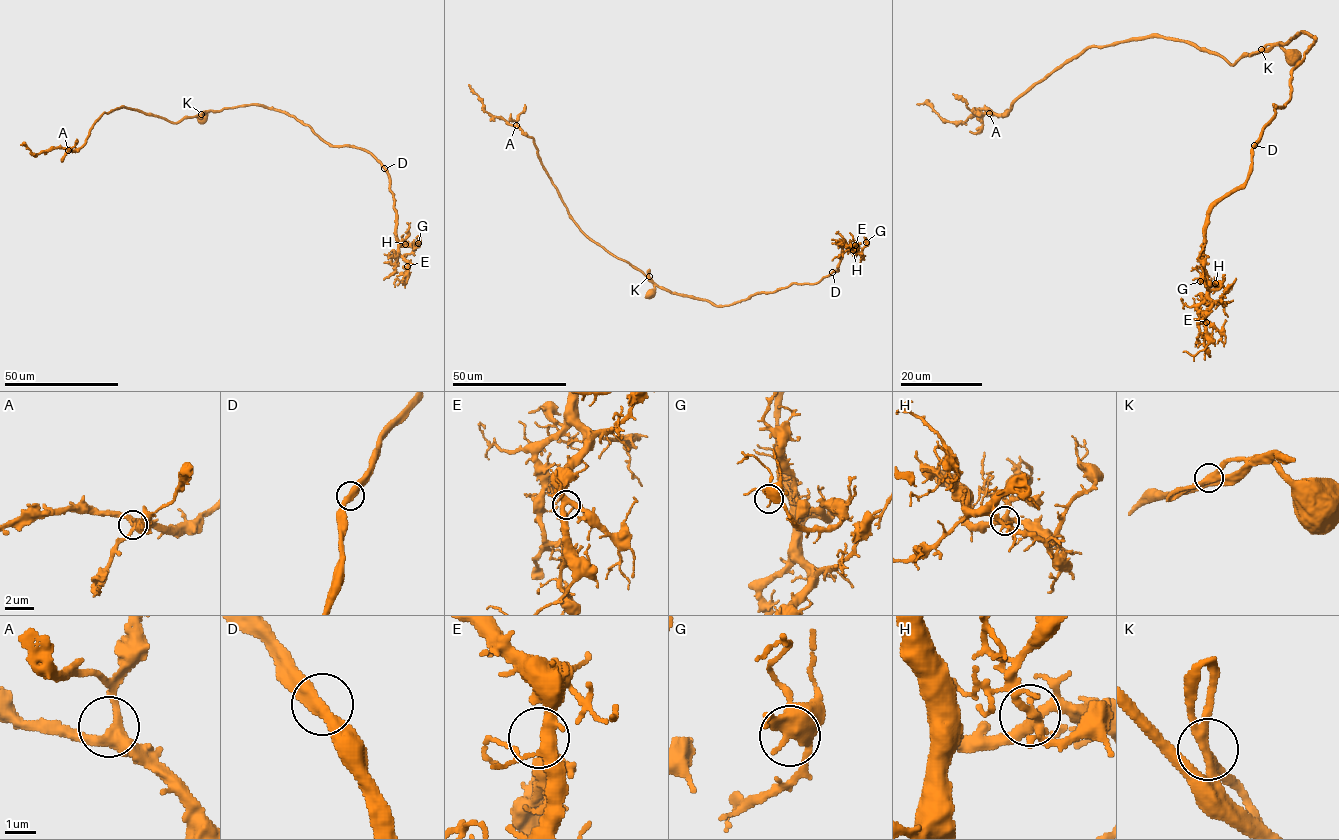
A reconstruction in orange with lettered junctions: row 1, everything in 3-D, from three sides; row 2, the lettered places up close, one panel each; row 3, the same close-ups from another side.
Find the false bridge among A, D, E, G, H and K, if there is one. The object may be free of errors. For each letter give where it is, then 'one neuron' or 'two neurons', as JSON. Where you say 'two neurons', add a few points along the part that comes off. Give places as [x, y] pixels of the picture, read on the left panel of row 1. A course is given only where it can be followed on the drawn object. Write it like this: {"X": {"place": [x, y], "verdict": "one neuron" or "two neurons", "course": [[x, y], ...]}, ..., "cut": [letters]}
{"A": {"place": [68, 150], "verdict": "one neuron"}, "D": {"place": [384, 168], "verdict": "one neuron"}, "E": {"place": [407, 266], "verdict": "one neuron"}, "G": {"place": [418, 243], "verdict": "one neuron"}, "H": {"place": [405, 244], "verdict": "one neuron"}, "K": {"place": [201, 114], "verdict": "one neuron"}, "cut": []}

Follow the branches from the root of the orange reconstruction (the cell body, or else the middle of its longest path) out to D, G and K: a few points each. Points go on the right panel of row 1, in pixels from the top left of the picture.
D: (1292, 58), (1277, 45), (1308, 32), (1315, 39), (1292, 71), (1290, 98), (1274, 106), (1275, 116), (1254, 145)
G: (1292, 58), (1277, 45), (1308, 32), (1248, 179), (1207, 215), (1204, 271), (1220, 287), (1200, 281)
K: (1292, 58), (1277, 44), (1268, 44), (1261, 50)

